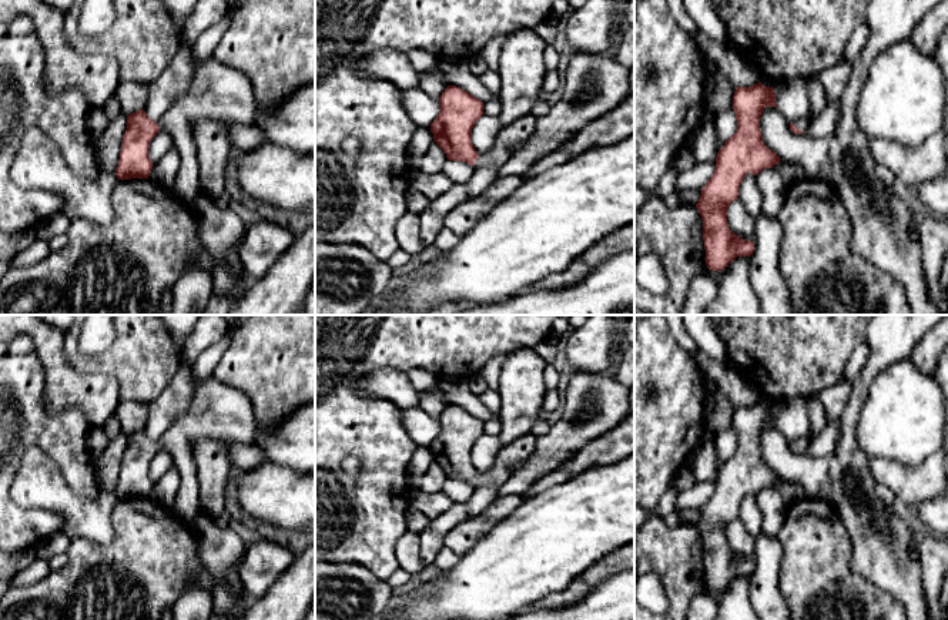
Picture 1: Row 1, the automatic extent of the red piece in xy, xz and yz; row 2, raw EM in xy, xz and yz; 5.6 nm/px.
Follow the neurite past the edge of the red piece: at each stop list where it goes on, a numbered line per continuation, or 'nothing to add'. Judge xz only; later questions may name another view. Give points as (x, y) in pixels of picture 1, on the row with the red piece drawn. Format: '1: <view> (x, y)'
1: xz (513, 136)

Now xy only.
1: xy (217, 91)

